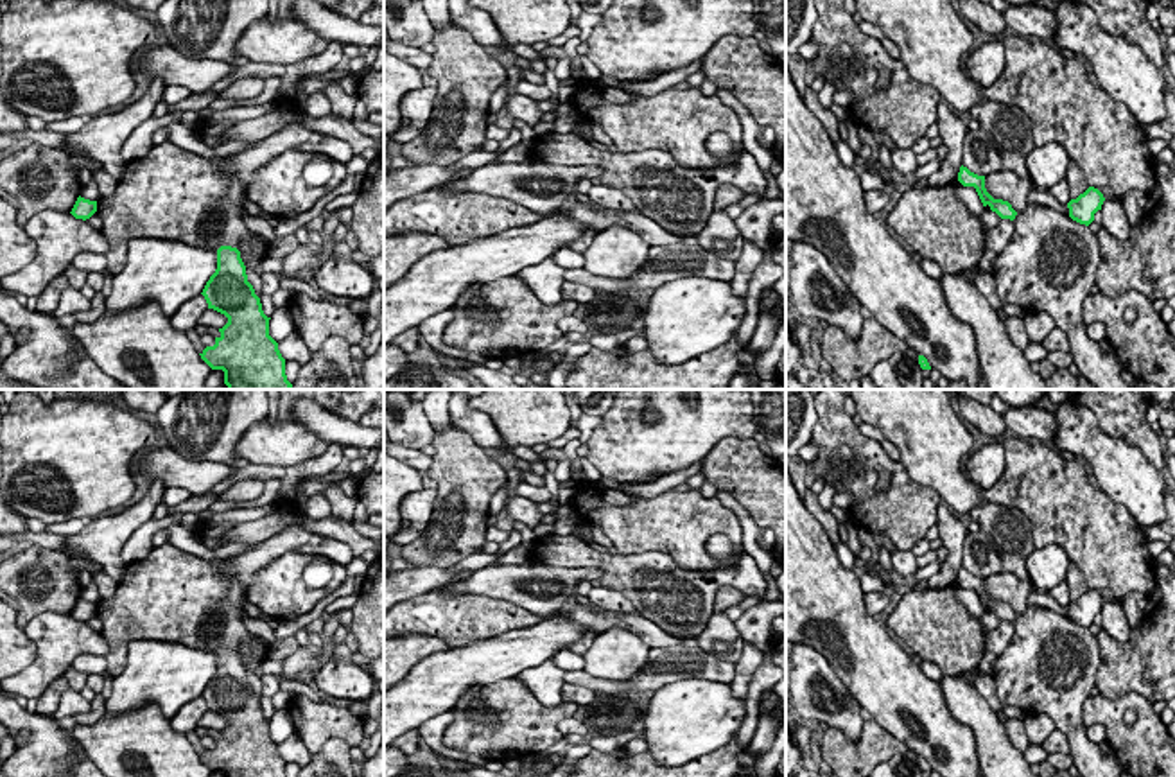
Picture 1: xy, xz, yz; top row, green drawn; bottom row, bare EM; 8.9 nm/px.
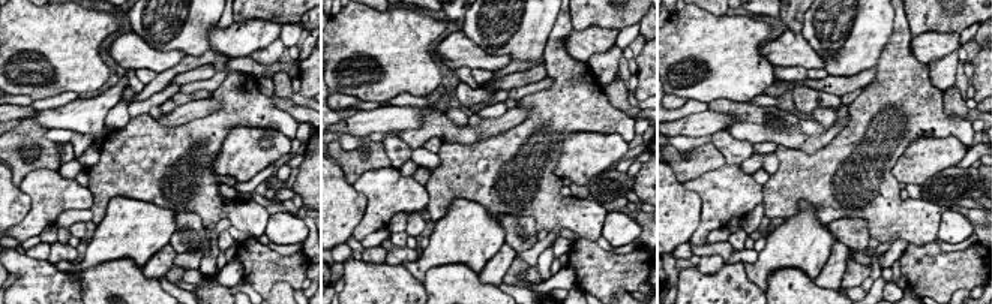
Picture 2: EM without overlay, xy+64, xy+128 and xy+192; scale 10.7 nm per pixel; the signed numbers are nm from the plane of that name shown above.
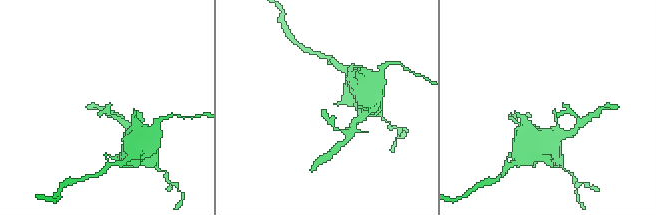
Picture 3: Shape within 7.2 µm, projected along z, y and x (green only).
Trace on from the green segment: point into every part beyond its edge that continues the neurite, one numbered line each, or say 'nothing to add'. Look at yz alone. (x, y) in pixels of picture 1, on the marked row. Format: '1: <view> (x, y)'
nothing to add

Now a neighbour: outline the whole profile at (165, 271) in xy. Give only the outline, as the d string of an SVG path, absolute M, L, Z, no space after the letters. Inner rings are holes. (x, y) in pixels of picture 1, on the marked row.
M138 237L129 240L126 267L113 275L104 316L156 301L170 318L201 294L217 269L217 251L179 240Z

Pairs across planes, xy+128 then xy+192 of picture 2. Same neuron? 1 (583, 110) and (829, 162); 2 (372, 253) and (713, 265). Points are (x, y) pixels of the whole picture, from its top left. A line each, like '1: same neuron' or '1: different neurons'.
1: same neuron
2: same neuron

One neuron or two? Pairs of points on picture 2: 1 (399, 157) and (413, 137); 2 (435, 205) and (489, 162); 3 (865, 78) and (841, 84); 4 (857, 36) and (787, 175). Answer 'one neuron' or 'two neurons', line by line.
1: two neurons
2: one neuron
3: one neuron
4: two neurons

